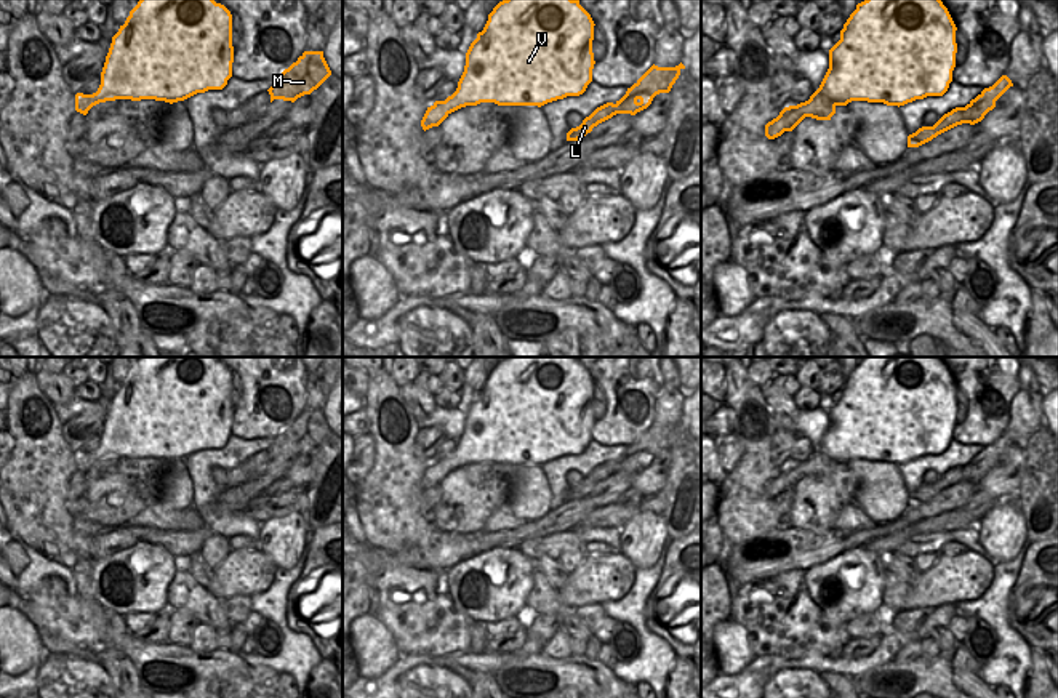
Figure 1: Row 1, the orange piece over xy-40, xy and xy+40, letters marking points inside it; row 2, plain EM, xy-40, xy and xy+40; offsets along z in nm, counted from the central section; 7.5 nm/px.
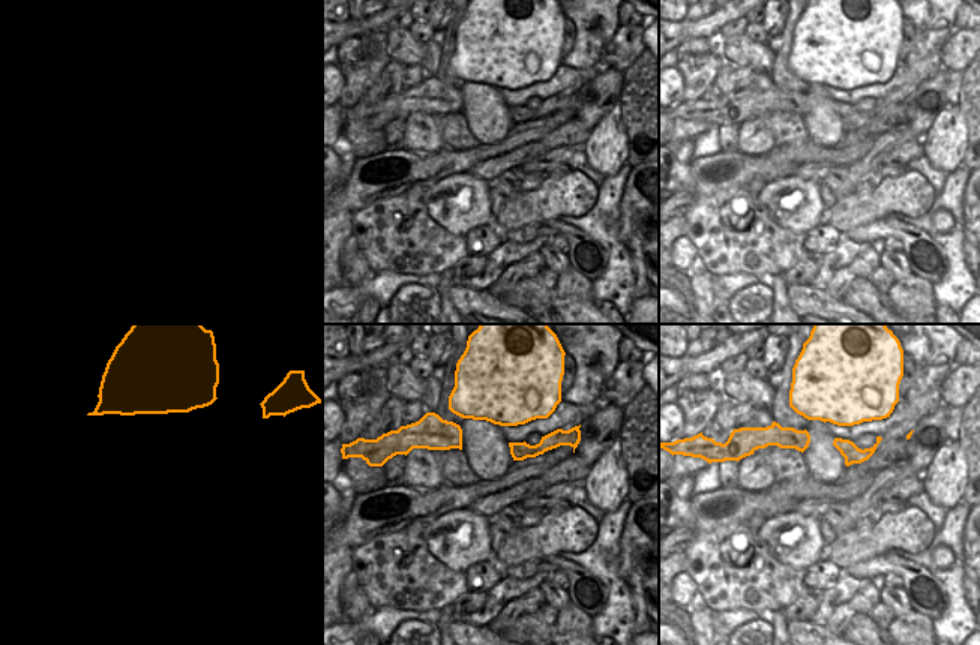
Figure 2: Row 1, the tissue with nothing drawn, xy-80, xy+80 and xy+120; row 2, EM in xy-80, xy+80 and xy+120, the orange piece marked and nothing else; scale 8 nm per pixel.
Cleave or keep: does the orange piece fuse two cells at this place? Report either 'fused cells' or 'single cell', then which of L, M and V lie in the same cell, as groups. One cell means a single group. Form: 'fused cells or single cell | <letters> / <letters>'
fused cells | L M / V

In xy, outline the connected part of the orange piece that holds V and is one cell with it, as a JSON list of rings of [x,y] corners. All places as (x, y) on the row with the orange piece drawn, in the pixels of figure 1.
[[[503,0],[488,14],[488,21],[466,53],[464,72],[456,91],[445,101],[435,101],[439,114],[451,114],[466,106],[495,102],[498,106],[544,106],[567,96],[579,96],[592,82],[594,21],[579,0]]]

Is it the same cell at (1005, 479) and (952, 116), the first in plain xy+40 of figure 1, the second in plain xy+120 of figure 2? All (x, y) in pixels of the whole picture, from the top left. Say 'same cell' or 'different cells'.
different cells

